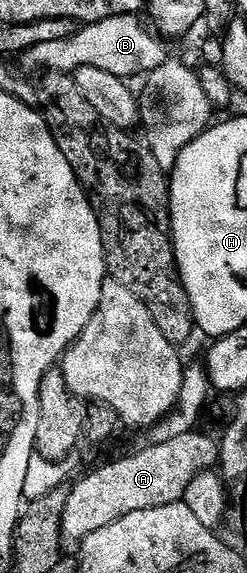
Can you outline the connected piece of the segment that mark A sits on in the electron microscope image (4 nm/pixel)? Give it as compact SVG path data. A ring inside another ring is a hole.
M185 429L182 435L173 435L154 447L145 447L134 455L125 455L122 459L113 459L102 467L94 469L90 475L85 475L77 484L69 487L67 505L63 509L63 521L61 522L61 534L66 540L80 541L95 533L95 529L103 529L103 525L111 525L127 513L135 513L139 509L155 509L163 505L171 505L184 500L187 485L199 472L213 469L219 463L219 443L216 438L209 435L200 435L197 429Z

